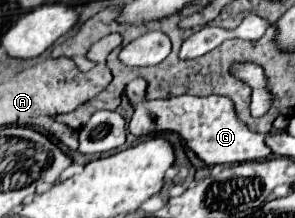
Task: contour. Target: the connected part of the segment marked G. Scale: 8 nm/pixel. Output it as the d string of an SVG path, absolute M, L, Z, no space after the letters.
M142 78L132 80L125 88L125 94L134 109L130 134L152 136L160 132L176 132L206 166L258 162L270 156L270 150L264 144L268 134L246 130L246 126L234 116L234 104L226 96L176 96L170 100L148 100L146 88L147 83Z

